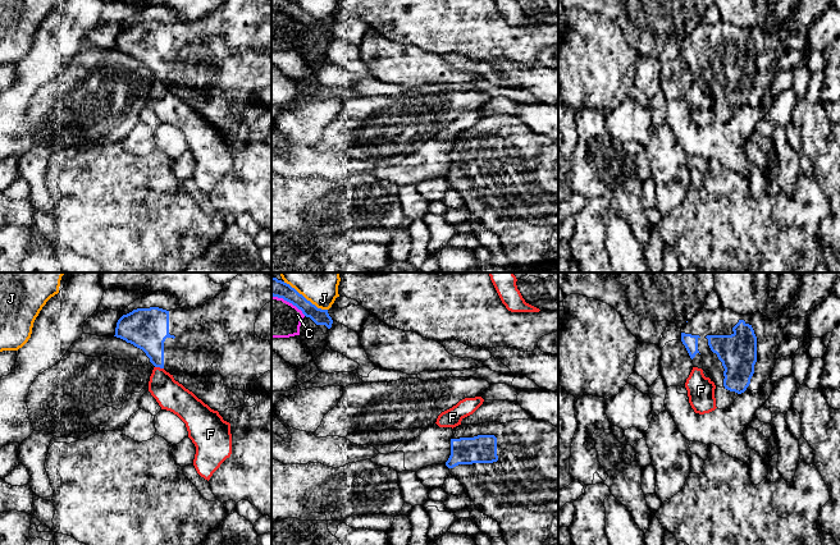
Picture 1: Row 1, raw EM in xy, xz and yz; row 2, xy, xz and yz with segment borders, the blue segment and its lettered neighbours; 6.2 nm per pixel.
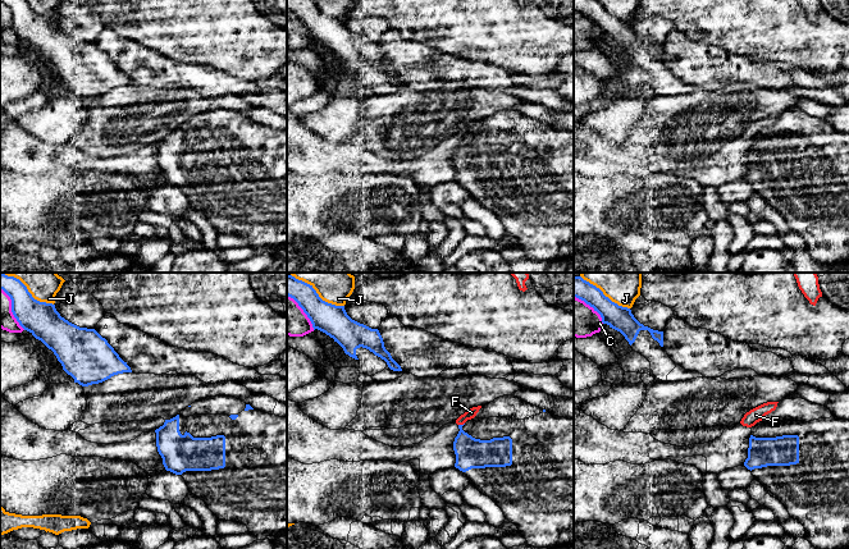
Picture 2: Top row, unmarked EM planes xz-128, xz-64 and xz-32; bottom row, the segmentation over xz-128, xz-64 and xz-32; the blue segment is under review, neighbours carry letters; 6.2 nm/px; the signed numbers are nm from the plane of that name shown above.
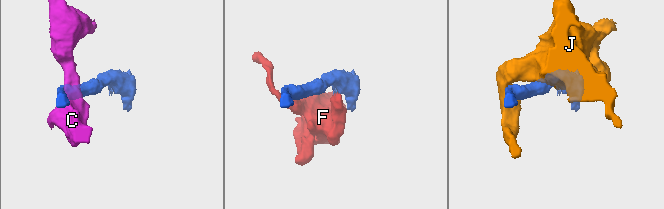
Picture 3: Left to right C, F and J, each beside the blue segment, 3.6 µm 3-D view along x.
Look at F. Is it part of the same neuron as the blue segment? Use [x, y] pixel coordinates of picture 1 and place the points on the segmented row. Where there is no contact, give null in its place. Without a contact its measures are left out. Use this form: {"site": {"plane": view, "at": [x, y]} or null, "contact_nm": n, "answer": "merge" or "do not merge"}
{"site": {"plane": "xy", "at": [159, 366]}, "contact_nm": 60, "answer": "do not merge"}

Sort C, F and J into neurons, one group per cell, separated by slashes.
C / F / J

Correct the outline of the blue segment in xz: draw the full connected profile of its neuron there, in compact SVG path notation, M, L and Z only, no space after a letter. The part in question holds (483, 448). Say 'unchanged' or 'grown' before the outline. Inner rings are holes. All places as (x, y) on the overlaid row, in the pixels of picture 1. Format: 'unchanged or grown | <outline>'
grown | M485 400L470 416L462 418L461 423L453 427L451 439L451 455L446 462L449 473L464 486L465 494L488 517L498 522L502 539L507 545L558 545L558 427L549 422L533 418L517 402Z

